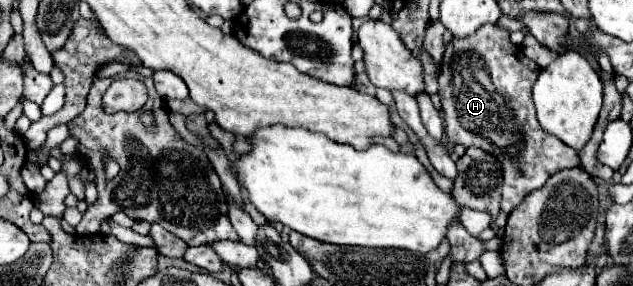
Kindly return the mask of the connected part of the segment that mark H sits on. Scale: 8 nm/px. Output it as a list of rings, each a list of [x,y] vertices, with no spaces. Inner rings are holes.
[[[483,25],[467,37],[451,37],[441,63],[439,97],[447,139],[463,147],[485,149],[499,159],[505,179],[501,199],[505,213],[511,213],[533,189],[543,187],[553,173],[581,165],[577,151],[545,135],[537,123],[531,89],[539,71],[537,63],[513,45],[509,31],[499,25]]]

